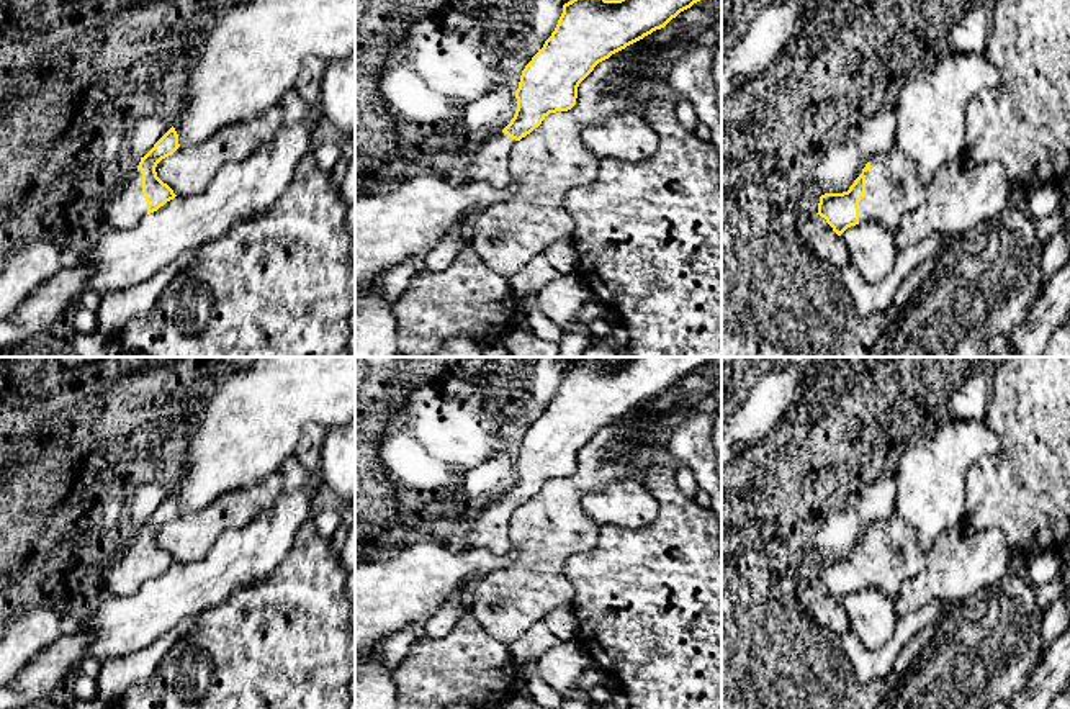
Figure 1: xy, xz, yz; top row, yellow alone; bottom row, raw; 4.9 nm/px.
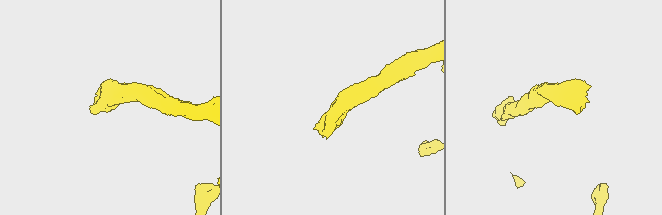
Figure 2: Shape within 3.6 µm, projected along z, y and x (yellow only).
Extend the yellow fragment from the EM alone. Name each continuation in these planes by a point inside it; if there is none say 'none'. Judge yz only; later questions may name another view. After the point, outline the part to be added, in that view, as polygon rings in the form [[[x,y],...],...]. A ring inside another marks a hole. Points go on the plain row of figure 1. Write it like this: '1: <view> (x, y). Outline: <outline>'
1: yz (892, 554). Outline: [[[898,514],[874,521],[869,529],[859,589],[877,588],[893,599],[901,585],[924,568],[926,553]]]

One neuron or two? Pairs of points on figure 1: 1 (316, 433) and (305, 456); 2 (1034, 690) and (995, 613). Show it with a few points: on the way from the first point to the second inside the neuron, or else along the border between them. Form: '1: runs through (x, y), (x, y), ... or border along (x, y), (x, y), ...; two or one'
1: runs through (311, 438), (308, 451); one
2: border along (1046, 652), (1028, 681), (1016, 691); two

